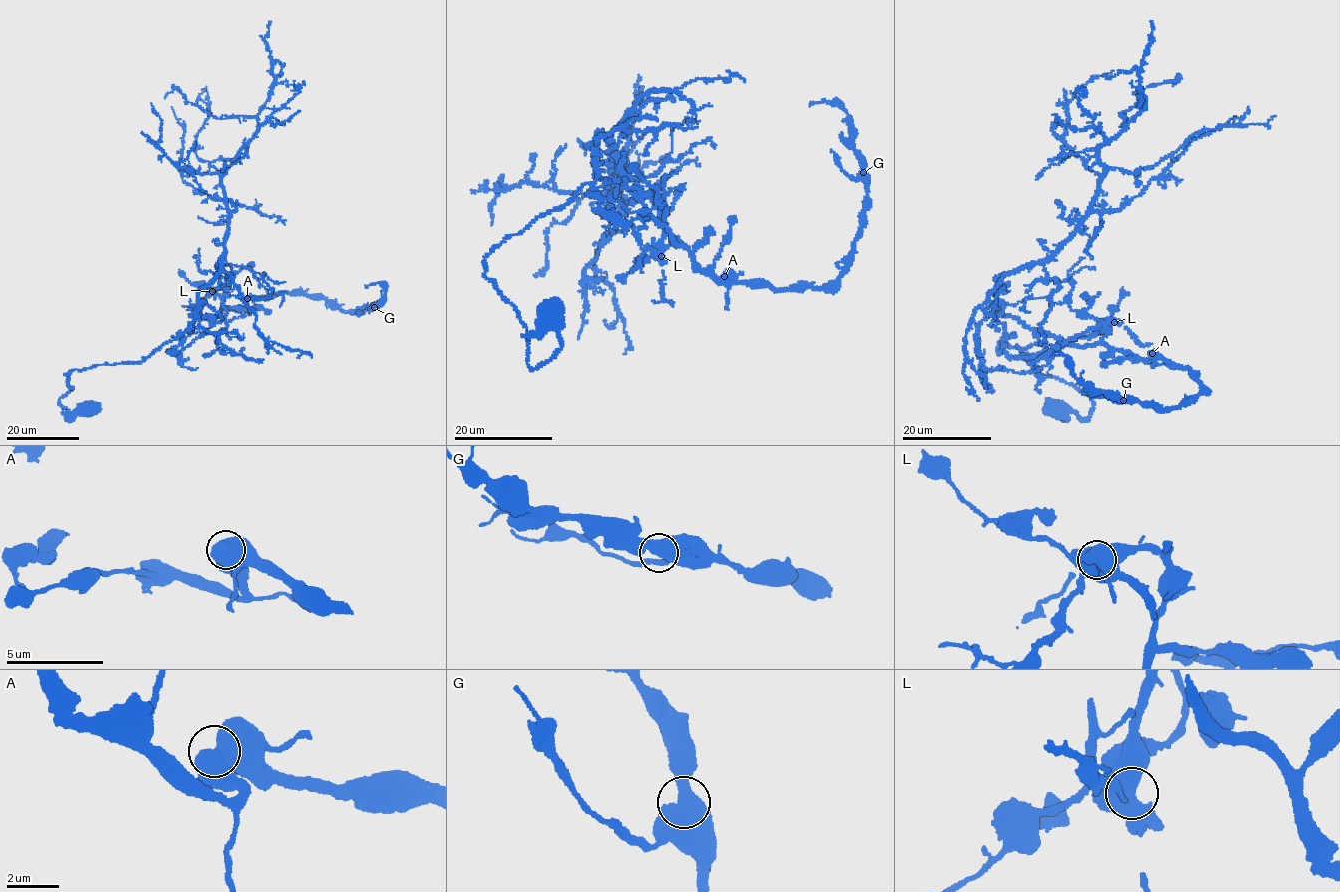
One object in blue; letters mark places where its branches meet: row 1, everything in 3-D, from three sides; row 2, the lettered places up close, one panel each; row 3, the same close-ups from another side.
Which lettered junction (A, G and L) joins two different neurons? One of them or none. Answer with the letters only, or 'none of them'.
L

